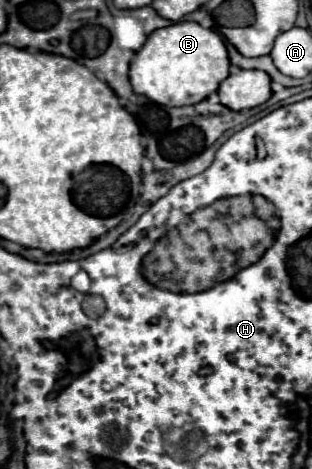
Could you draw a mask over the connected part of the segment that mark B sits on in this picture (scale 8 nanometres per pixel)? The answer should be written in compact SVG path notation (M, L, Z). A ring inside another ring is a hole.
M178 22L166 28L158 28L148 36L148 42L134 54L130 62L130 82L136 94L148 96L152 102L160 106L180 107L196 104L208 98L212 92L218 90L220 82L228 76L230 60L222 38L208 28L202 28L198 22Z

